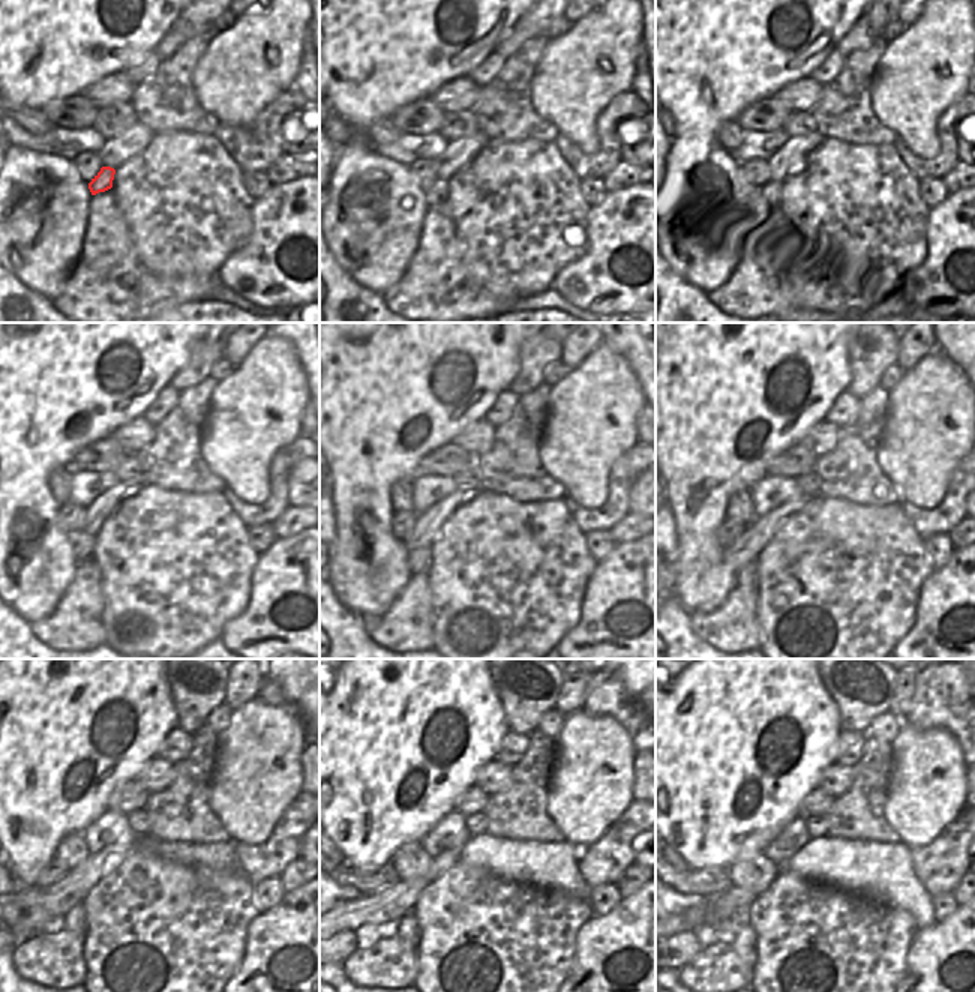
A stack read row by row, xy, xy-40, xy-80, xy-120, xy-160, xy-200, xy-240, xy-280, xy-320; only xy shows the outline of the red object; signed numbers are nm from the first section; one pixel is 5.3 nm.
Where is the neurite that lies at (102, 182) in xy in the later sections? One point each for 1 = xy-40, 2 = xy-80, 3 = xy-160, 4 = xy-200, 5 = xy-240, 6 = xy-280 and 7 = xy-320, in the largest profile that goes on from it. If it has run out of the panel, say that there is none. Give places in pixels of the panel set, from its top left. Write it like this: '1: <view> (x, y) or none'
1: xy-40 (437, 194)
2: xy-80 (764, 200)
3: xy-160 (419, 557)
4: xy-200 (747, 577)
5: xy-240 (74, 920)
6: xy-280 (407, 926)
7: xy-320 (744, 947)

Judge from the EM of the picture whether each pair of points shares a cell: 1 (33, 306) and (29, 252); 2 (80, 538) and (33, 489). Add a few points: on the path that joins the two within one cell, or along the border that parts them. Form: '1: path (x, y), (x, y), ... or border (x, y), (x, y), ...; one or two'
1: border (15, 276), (51, 302); two
2: border (66, 533), (77, 565); two

